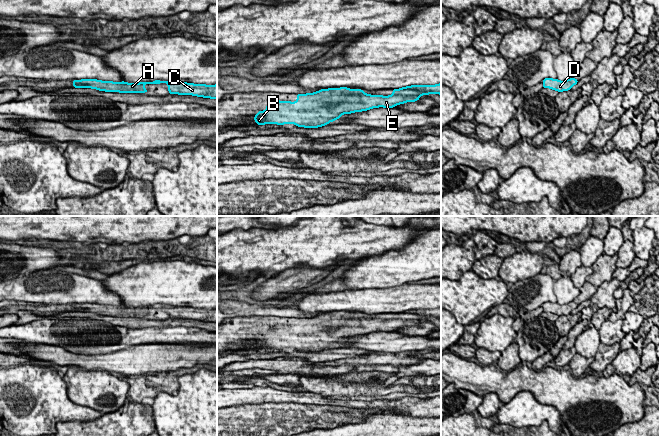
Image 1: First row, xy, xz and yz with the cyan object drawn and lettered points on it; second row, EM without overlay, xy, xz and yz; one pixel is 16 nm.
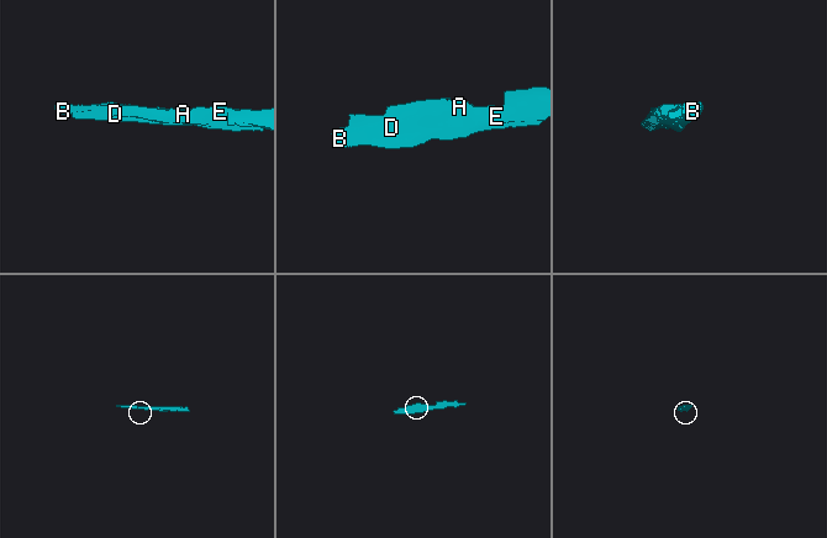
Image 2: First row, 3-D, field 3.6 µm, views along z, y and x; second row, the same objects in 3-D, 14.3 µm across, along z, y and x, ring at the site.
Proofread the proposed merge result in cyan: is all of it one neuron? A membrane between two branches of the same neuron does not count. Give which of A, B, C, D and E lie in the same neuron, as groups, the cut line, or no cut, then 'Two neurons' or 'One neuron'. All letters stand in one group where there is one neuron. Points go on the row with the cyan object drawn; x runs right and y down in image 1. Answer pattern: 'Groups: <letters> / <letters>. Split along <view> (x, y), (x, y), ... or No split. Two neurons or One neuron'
Groups: A B C D E. No split. One neuron

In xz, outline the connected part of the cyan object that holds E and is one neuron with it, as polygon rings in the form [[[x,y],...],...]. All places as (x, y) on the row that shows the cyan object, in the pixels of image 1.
[[[441,83],[412,85],[393,89],[389,96],[366,94],[362,89],[346,87],[321,89],[314,93],[297,94],[297,101],[269,101],[265,111],[253,117],[256,124],[295,124],[298,127],[317,128],[340,118],[342,114],[366,111],[372,108],[393,108],[406,102],[415,102],[421,95],[441,95]]]

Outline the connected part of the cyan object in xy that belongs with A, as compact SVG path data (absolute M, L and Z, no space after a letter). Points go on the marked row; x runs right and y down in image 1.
M82 79L73 80L74 88L92 88L106 92L120 92L120 93L148 93L144 87L146 84L160 84L166 83L168 85L169 94L179 95L193 95L204 98L217 99L217 84L193 84L186 82L170 82L155 80L153 82L127 83L127 82L112 82L101 81L96 79Z

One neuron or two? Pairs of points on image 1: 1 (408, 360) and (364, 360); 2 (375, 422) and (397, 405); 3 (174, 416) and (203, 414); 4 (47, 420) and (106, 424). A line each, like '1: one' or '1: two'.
1: one
2: two
3: one
4: two

